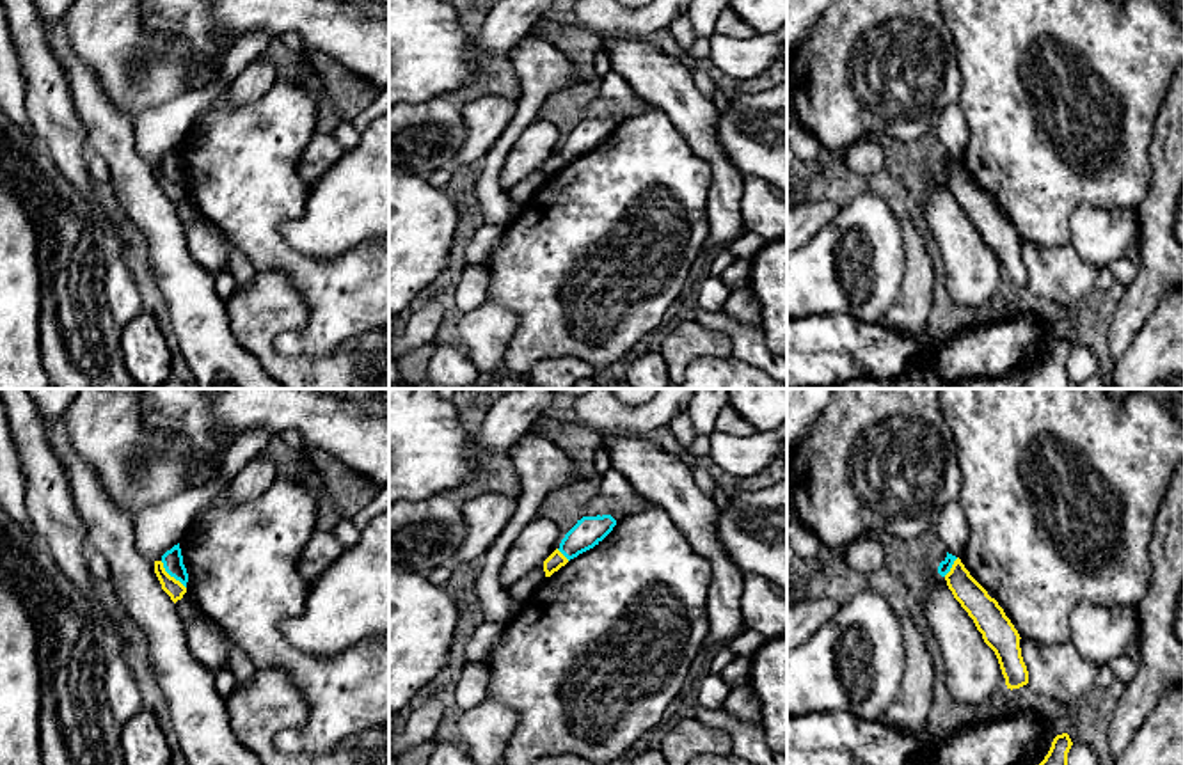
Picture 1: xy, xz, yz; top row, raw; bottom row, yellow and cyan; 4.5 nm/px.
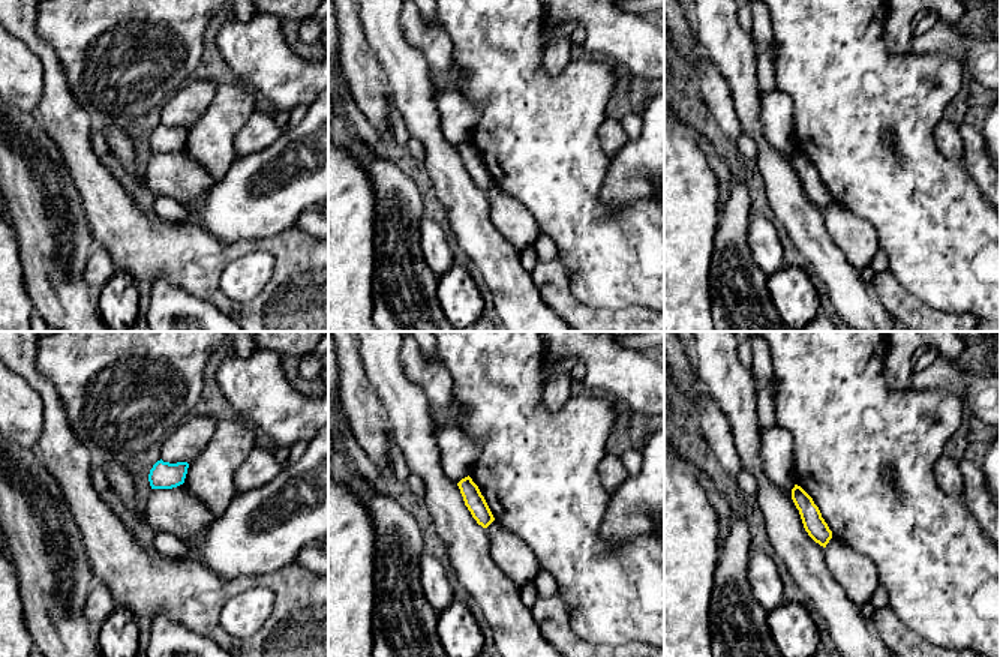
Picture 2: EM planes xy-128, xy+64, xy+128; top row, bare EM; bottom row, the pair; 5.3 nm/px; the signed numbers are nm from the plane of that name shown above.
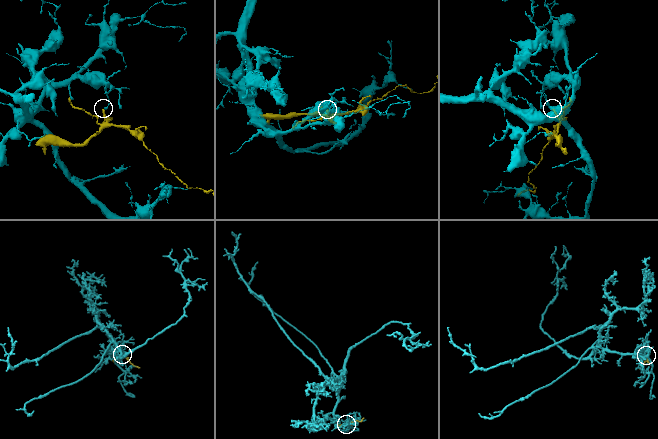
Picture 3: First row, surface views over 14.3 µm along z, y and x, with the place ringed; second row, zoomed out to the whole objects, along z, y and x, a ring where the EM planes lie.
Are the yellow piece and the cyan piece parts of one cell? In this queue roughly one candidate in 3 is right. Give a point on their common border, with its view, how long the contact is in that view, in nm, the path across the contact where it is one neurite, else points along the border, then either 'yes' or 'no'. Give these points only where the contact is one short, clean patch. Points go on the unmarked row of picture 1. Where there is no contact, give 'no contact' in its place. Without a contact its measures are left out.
xy (169, 178) | 170 nm | along xy (160, 164), (185, 190) | no

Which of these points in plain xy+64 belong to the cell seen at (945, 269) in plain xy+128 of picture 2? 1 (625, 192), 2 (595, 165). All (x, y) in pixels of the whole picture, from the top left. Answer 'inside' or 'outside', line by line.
1: outside
2: inside

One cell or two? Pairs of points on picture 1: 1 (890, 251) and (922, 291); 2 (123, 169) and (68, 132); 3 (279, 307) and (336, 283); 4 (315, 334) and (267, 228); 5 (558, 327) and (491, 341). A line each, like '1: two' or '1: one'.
1: two
2: two
3: two
4: one
5: two

